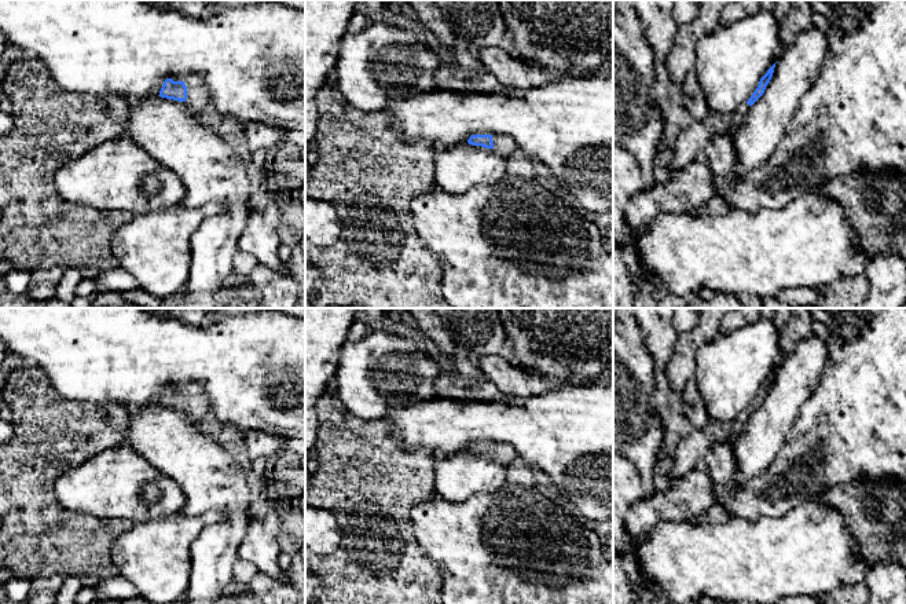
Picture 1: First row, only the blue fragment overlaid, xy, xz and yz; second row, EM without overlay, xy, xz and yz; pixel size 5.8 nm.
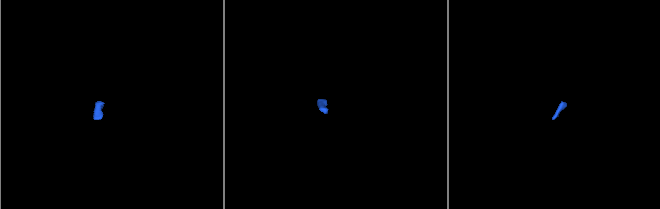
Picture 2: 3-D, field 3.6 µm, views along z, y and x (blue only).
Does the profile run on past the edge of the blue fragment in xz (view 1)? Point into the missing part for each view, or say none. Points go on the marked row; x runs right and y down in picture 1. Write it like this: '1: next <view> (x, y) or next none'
1: next xz (505, 145)

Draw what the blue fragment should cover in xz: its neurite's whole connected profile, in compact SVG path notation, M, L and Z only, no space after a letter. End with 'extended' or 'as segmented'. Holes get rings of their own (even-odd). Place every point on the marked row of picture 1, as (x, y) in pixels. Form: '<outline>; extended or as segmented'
M472 135L467 140L469 144L494 149L500 153L506 161L518 149L516 140L507 135Z; extended

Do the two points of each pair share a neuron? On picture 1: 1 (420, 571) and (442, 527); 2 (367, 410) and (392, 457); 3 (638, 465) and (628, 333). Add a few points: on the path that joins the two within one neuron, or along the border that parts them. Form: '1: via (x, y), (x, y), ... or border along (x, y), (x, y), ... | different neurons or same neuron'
1: border along (413, 527), (418, 545), (440, 574), (440, 586) | different neurons
2: border along (344, 406), (365, 420), (385, 420) | different neurons
3: via (633, 432), (634, 373), (628, 366) | same neuron

